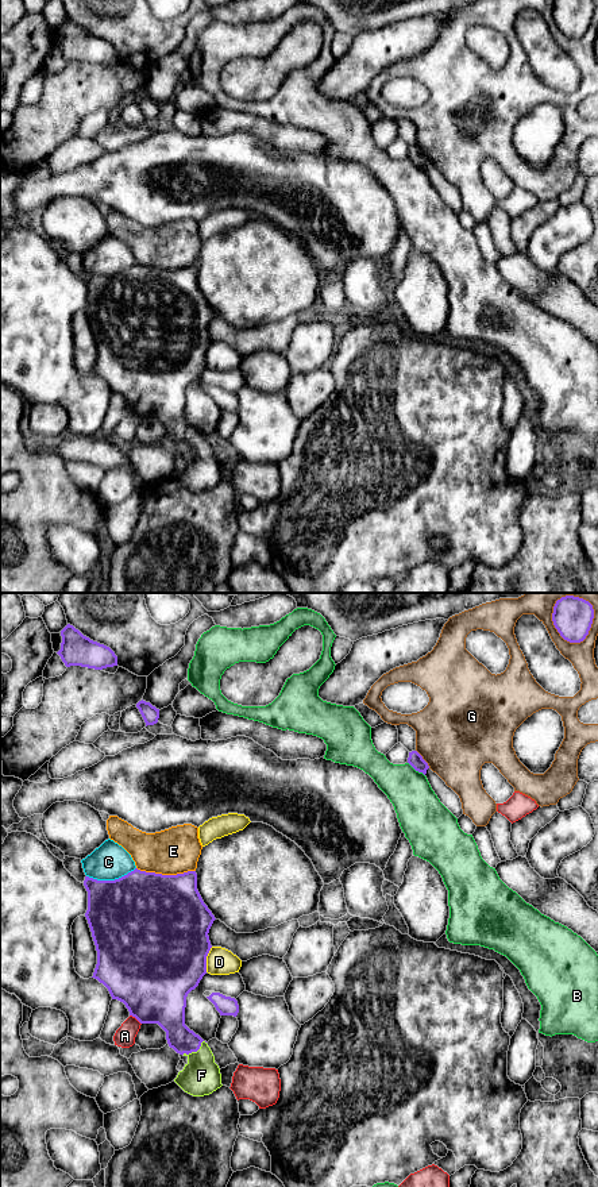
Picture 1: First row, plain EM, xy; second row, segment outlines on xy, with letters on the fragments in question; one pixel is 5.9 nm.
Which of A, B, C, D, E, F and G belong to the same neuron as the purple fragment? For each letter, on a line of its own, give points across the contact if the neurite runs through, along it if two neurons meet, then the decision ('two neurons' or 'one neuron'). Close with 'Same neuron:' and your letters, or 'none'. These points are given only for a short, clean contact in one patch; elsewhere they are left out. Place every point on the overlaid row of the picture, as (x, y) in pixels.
A: two neurons
B: two neurons
C: two neurons
D: two neurons
E: two neurons
F: runs through xy (170, 1017), (177, 1033), (195, 1051), (200, 1056), (201, 1075); one neuron
G: two neurons
Same neuron: F

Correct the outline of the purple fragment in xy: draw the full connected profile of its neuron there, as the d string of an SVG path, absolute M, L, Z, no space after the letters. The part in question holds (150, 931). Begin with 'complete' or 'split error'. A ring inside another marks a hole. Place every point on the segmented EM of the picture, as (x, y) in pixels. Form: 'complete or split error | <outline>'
split error | M135 868L115 880L85 876L84 886L88 891L85 917L97 951L92 978L108 988L112 999L123 1002L130 1015L140 1024L158 1024L166 1032L169 1047L188 1057L184 1070L174 1079L185 1092L193 1097L212 1094L223 1086L220 1068L208 1044L185 1025L186 997L207 974L207 956L212 948L208 933L216 920L197 890L196 871L162 875Z

